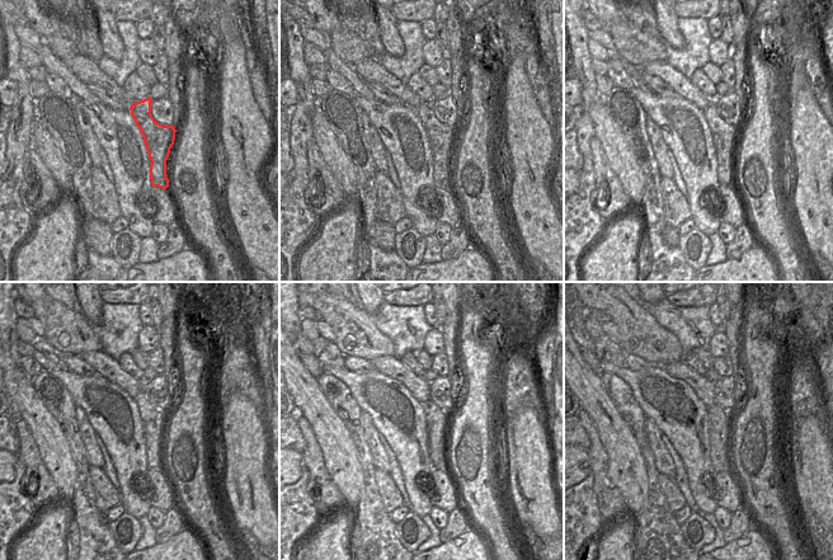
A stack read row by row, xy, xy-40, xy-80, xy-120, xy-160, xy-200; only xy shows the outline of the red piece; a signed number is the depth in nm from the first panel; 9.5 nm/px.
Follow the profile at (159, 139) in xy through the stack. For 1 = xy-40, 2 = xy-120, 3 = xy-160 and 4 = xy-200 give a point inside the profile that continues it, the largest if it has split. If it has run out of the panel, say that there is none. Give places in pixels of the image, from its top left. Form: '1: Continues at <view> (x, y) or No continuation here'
1: Continues at xy-40 (442, 137)
2: Continues at xy-120 (154, 419)
3: Continues at xy-160 (437, 420)
4: Continues at xy-200 (719, 418).

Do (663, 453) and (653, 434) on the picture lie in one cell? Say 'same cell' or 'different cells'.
same cell

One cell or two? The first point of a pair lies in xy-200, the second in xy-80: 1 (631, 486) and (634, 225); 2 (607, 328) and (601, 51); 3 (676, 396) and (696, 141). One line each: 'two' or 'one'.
1: two
2: two
3: one

